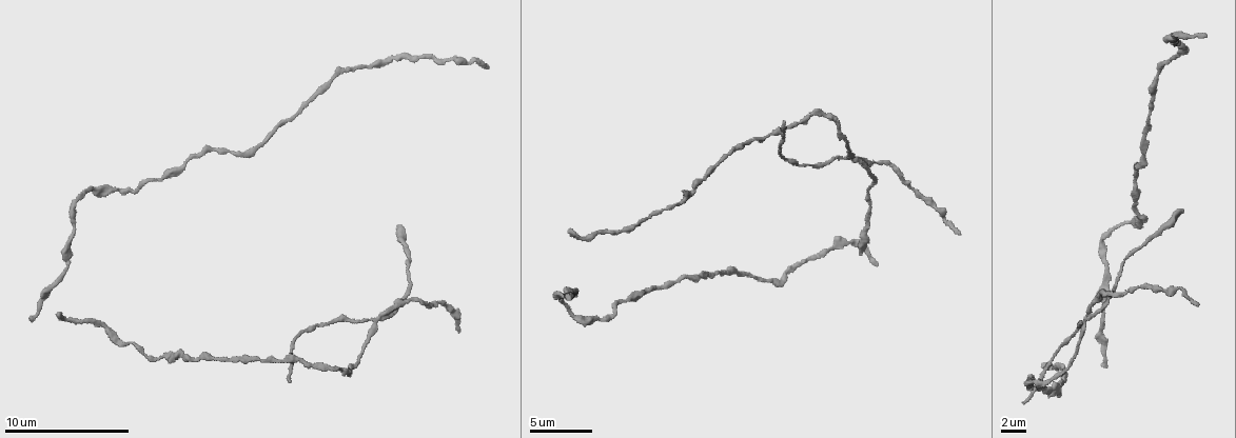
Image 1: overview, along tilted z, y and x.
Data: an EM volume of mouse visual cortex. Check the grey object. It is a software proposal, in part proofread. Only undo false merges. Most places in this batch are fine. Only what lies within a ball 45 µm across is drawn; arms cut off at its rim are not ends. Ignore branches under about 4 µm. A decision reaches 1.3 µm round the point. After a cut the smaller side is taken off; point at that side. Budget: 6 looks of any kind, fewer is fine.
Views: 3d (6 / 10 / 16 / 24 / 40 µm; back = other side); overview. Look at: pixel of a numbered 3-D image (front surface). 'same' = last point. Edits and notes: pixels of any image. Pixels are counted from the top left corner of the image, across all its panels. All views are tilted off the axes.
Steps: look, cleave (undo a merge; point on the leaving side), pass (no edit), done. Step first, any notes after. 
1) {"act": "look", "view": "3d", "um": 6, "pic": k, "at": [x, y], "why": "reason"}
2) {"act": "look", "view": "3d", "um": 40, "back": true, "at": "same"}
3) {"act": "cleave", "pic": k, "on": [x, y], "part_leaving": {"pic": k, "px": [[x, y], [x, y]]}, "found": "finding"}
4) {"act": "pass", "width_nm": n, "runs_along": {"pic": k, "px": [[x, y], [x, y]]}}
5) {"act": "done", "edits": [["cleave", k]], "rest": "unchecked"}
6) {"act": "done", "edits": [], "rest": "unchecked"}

{"act": "look", "view": "3d", "um": 6, "pic": 1, "at": [79, 196], "why": "thick turns thin"}

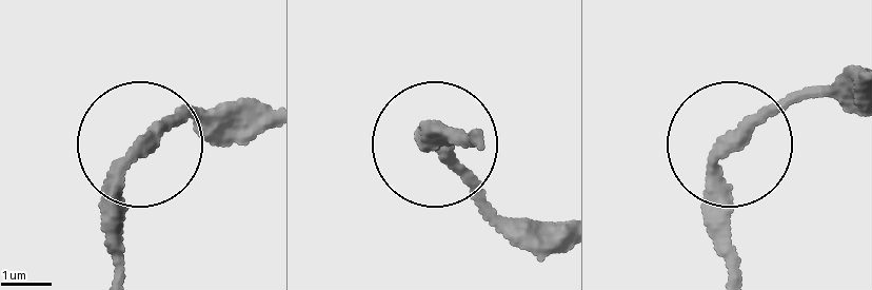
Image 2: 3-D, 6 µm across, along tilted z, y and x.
{"act": "pass", "runs_along": {"pic": 2, "px": [[722, 270], [729, 146], [820, 89]]}, "found": "all the same neuron"}

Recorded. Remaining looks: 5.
{"act": "look", "view": "3d", "um": 6, "pic": 1, "at": [1178, 55], "why": "thick turns thin"}

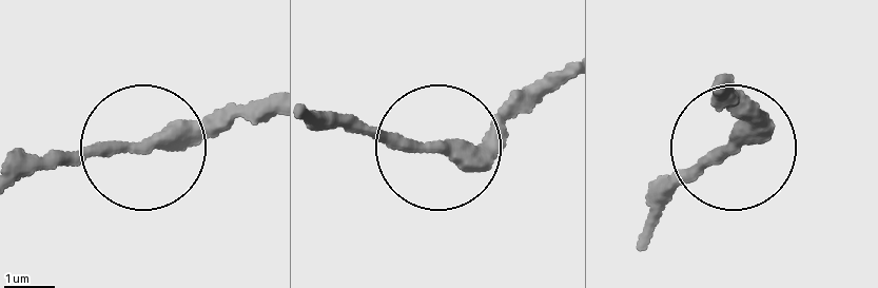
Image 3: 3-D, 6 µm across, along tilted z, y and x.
{"act": "look", "view": "3d", "um": 6, "back": true, "pic": 3, "at": [730, 146], "why": "other side"}

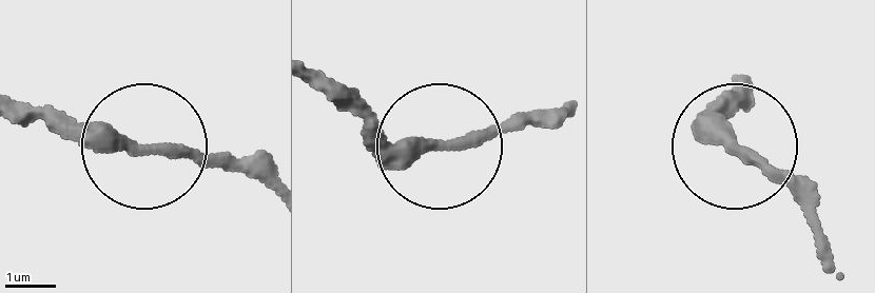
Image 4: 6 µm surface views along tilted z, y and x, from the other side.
{"act": "pass", "width_nm": 270, "runs_along": {"pic": 4, "px": [[266, 187], [231, 168], [110, 152], [31, 119]]}, "found": "continuous, no second neuron"}

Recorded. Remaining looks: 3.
{"act": "look", "view": "3d", "um": 10, "pic": 1, "at": [388, 311], "why": "a fork"}

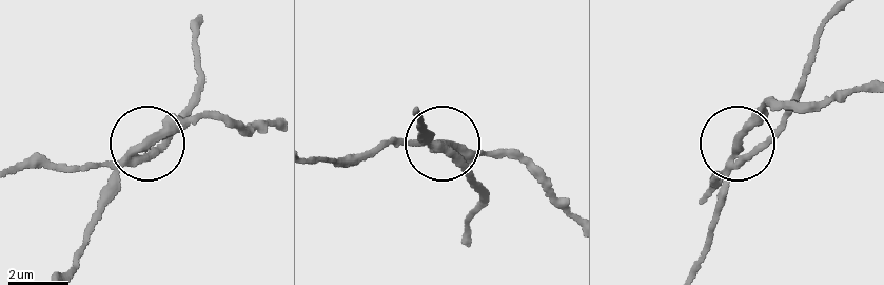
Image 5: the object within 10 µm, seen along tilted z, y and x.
{"act": "look", "view": "3d", "um": 10, "back": true, "pic": 5, "at": [150, 141], "why": "from behind"}

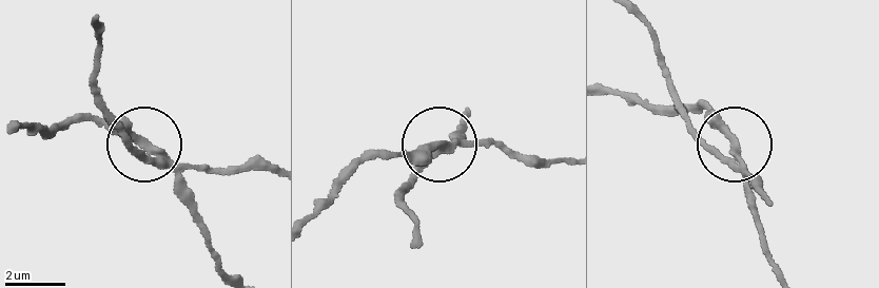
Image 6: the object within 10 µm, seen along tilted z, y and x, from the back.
{"act": "cleave", "pic": 6, "on": [212, 169], "width_nm": 260, "part_leaving": {"pic": 6, "px": [[455, 146], [359, 160], [312, 207]]}, "found": "two neurons meet here"}

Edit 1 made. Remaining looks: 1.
{"act": "done", "edits": [["cleave", 6]], "rest": "unchecked"}

